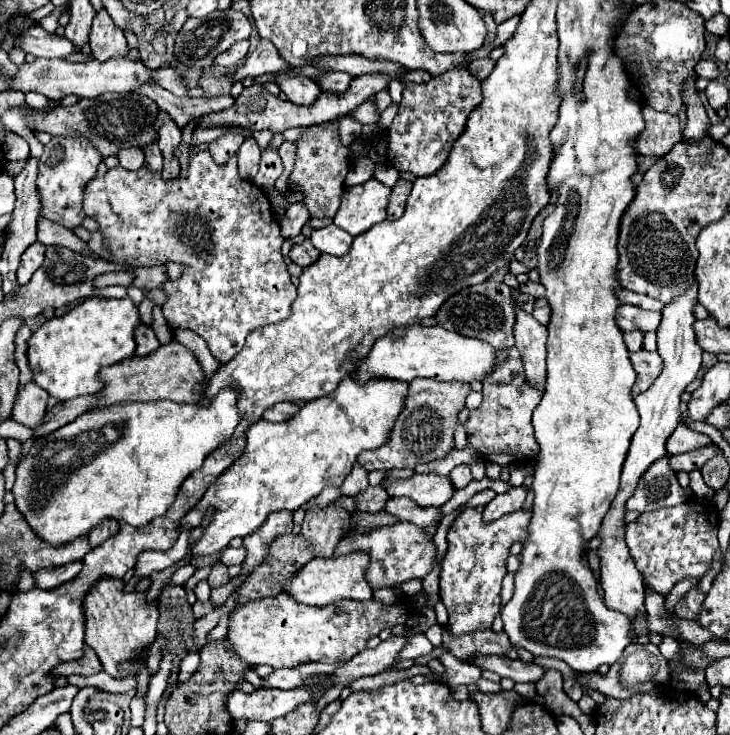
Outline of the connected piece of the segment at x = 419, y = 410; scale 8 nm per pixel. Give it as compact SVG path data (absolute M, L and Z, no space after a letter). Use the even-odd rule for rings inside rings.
M414 379L406 399L406 409L398 415L392 429L390 441L374 451L362 451L358 463L366 471L388 471L388 469L412 469L418 463L430 463L444 459L454 449L456 415L462 411L464 401L470 393L470 383L440 383L434 379Z

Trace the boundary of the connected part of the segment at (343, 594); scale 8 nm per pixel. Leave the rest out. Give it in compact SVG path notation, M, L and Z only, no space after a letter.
M354 551L342 557L328 557L328 559L312 559L308 565L300 569L300 575L292 579L292 587L288 593L296 597L296 601L306 605L330 605L340 599L356 599L366 601L372 599L372 587L366 581L366 569L370 565L370 555L364 551Z

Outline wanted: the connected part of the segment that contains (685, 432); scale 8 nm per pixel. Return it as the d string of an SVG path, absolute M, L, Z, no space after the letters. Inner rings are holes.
M676 427L676 431L670 435L668 443L666 443L666 451L670 455L676 455L676 453L686 453L690 449L698 449L698 447L704 447L704 445L710 445L712 439L708 435L702 435L702 433L696 433L692 431L690 427Z

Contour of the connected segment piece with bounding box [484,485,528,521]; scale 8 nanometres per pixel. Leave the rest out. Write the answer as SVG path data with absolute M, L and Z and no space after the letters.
M520 485L520 487L512 487L510 491L506 491L502 495L496 495L484 507L484 521L496 521L498 517L520 509L522 503L524 503L524 499L526 499L526 493L528 493L528 489Z

